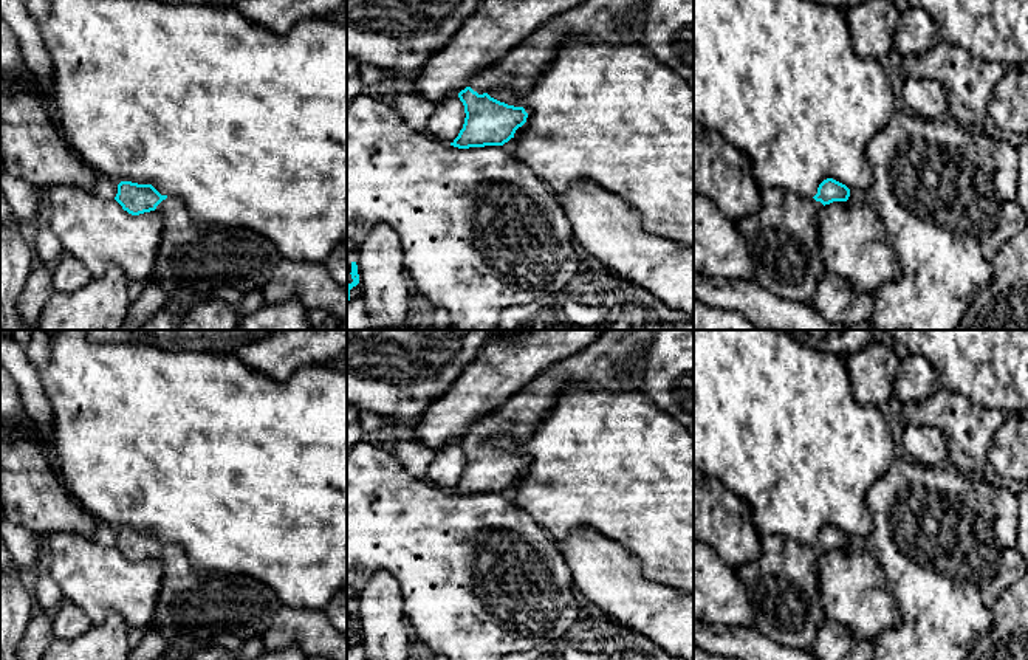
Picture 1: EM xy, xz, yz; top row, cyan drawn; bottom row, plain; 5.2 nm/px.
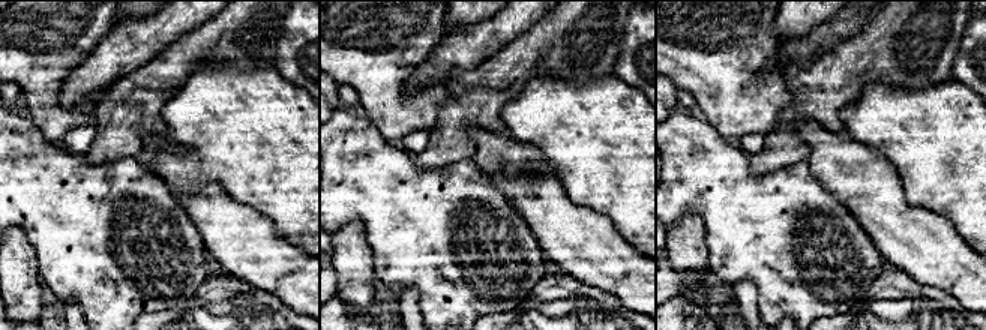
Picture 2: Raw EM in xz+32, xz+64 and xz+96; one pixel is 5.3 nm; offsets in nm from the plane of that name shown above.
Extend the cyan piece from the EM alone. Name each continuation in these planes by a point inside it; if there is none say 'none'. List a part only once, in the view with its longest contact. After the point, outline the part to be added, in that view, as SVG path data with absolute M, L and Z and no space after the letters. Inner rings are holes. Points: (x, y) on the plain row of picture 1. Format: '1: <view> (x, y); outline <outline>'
1: xz (615, 361); outline M605 330L593 344L537 375L475 423L469 434L478 442L506 432L523 443L548 415L568 383L581 381L612 392L641 392L644 356L655 330Z

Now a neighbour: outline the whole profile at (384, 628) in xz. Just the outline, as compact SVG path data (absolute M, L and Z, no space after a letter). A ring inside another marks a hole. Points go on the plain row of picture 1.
M376 570L358 595L356 612L365 658L409 660L412 626L404 614L398 581L387 570Z

